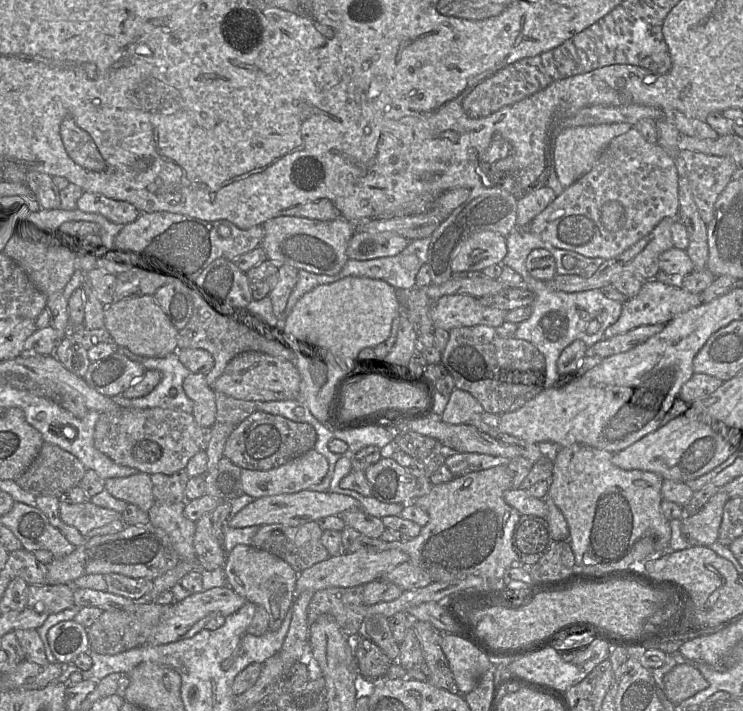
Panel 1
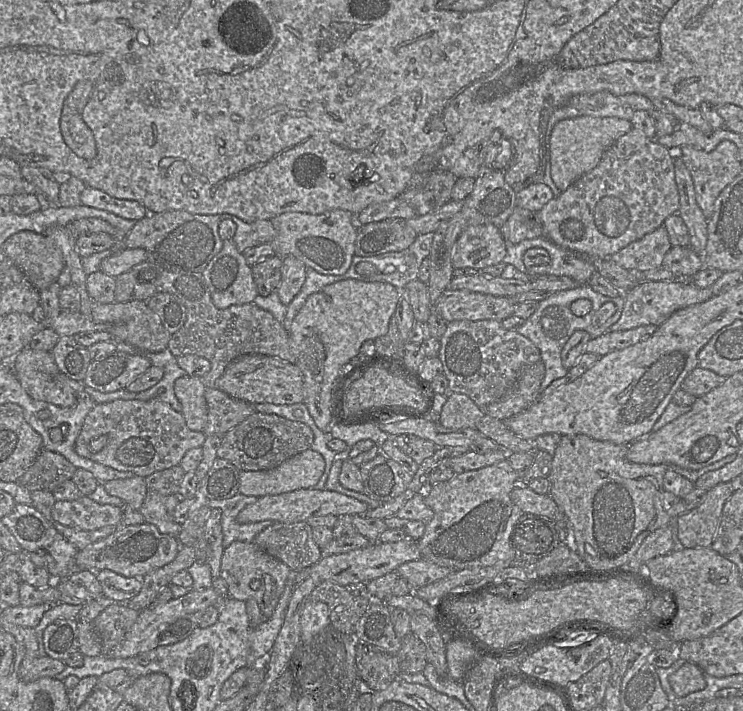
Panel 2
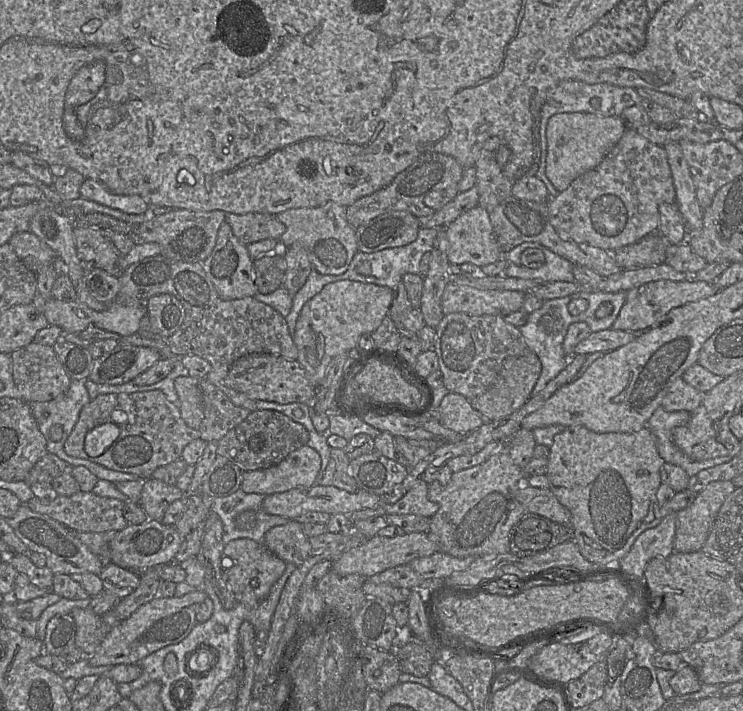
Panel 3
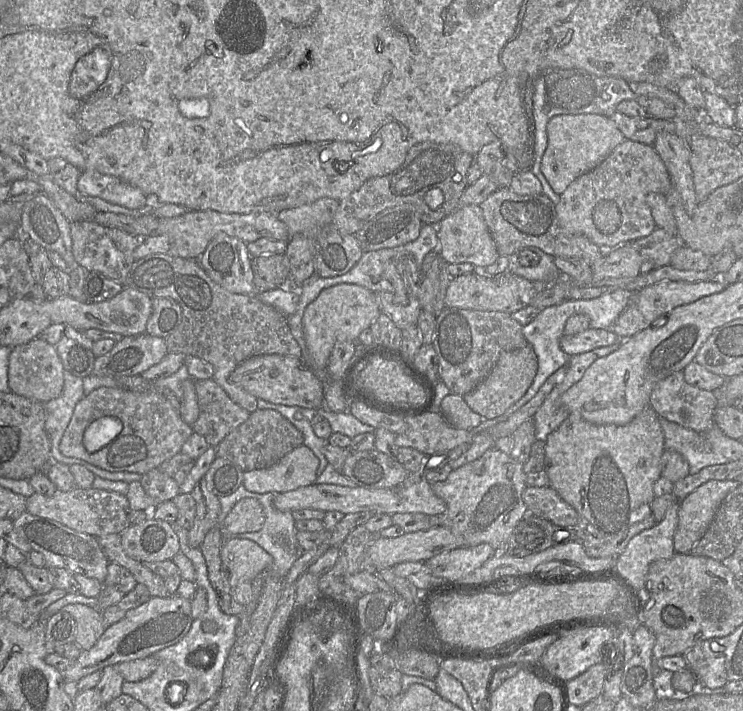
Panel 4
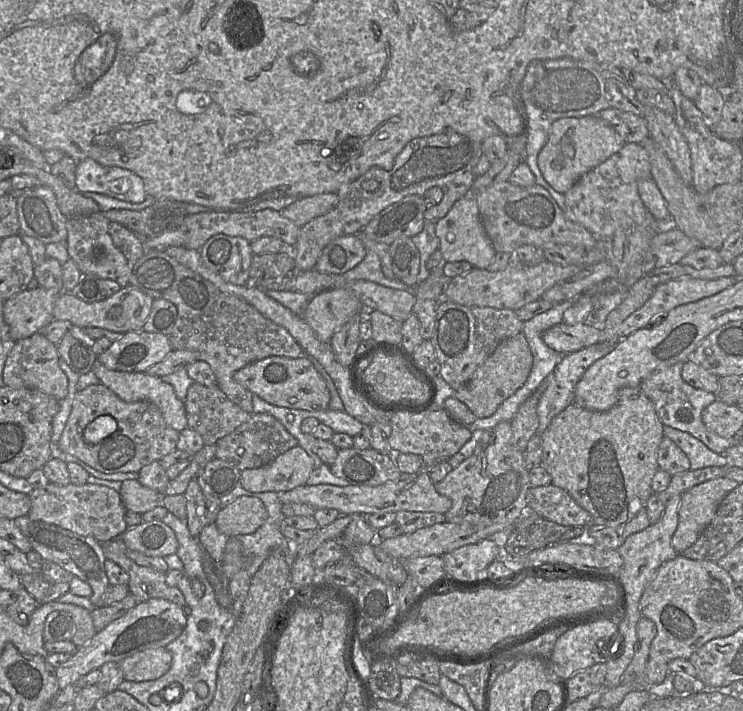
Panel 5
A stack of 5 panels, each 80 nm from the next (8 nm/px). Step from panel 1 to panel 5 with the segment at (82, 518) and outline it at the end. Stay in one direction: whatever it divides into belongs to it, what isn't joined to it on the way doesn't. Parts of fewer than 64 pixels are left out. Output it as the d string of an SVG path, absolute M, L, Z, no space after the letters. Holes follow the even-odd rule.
M49 482L44 488L34 489L30 494L31 508L28 517L72 531L78 535L92 537L99 543L109 542L122 536L128 526L120 493L113 488L86 483L76 485L70 482L59 485Z

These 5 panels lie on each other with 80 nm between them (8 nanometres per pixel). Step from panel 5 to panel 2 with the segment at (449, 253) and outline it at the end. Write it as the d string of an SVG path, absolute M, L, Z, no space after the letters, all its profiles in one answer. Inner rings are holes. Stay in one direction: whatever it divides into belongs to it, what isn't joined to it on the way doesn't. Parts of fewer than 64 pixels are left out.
M495 225L469 226L455 244L452 264L454 268L482 270L501 263L506 253L506 241Z

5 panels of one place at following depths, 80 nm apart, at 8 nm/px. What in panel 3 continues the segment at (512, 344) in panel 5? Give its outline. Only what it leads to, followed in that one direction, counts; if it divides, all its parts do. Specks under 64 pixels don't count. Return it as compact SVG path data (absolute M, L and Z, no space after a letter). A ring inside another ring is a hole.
M532 350L522 356L508 357L503 361L495 383L482 395L471 399L470 403L475 410L483 414L489 421L509 416L531 398L541 370L541 361Z

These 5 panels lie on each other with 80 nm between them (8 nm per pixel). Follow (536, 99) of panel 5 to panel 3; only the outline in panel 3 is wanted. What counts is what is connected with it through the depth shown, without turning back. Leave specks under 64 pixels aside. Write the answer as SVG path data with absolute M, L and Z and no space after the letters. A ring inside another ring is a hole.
M566 80L561 82L547 95L540 112L539 135L541 155L539 169L535 176L542 180L546 185L550 198L557 197L560 192L554 187L545 173L547 156L546 127L548 120L555 114L573 112L593 113L600 116L621 116L626 108L633 105L642 105L642 100L643 98L631 87L619 87L607 83L587 84L576 80Z

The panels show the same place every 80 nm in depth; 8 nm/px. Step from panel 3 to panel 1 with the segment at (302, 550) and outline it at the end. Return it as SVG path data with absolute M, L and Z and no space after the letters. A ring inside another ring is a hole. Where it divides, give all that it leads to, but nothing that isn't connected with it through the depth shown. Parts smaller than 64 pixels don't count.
M316 521L295 527L261 525L251 545L281 558L300 573L330 556L321 542L322 534L323 529Z

